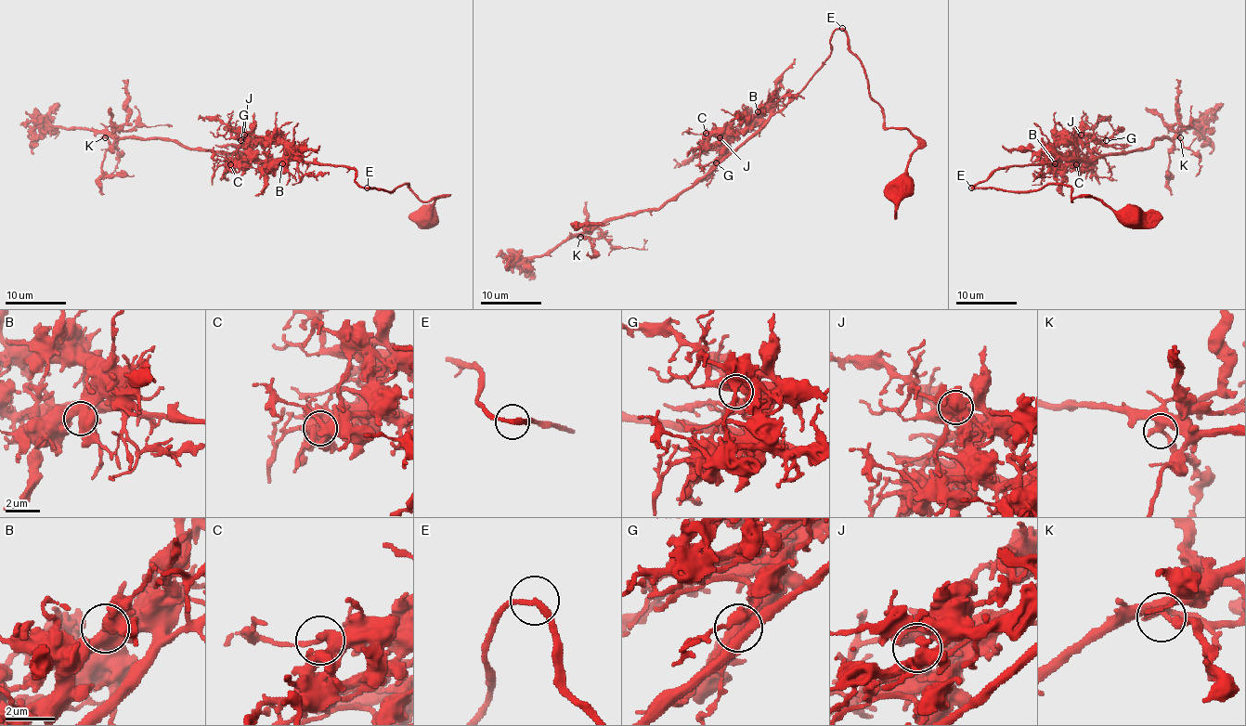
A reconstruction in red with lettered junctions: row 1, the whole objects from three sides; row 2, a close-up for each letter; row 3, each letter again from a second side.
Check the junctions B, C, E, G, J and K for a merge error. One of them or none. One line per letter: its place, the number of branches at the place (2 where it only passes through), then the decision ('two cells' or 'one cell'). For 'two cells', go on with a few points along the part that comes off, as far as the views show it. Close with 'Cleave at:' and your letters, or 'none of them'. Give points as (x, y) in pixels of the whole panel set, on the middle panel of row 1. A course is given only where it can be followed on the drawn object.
B: at (758, 111); 3 branches meet; one cell
C: at (706, 133); 3 branches meet; one cell
E: at (842, 28); 2 branches meet; one cell
G: at (716, 162); 2 branches meet; one cell
J: at (720, 137); 1 branches meet; one cell
K: at (580, 237); 2 branches meet; one cell
Cleave at: none of them

